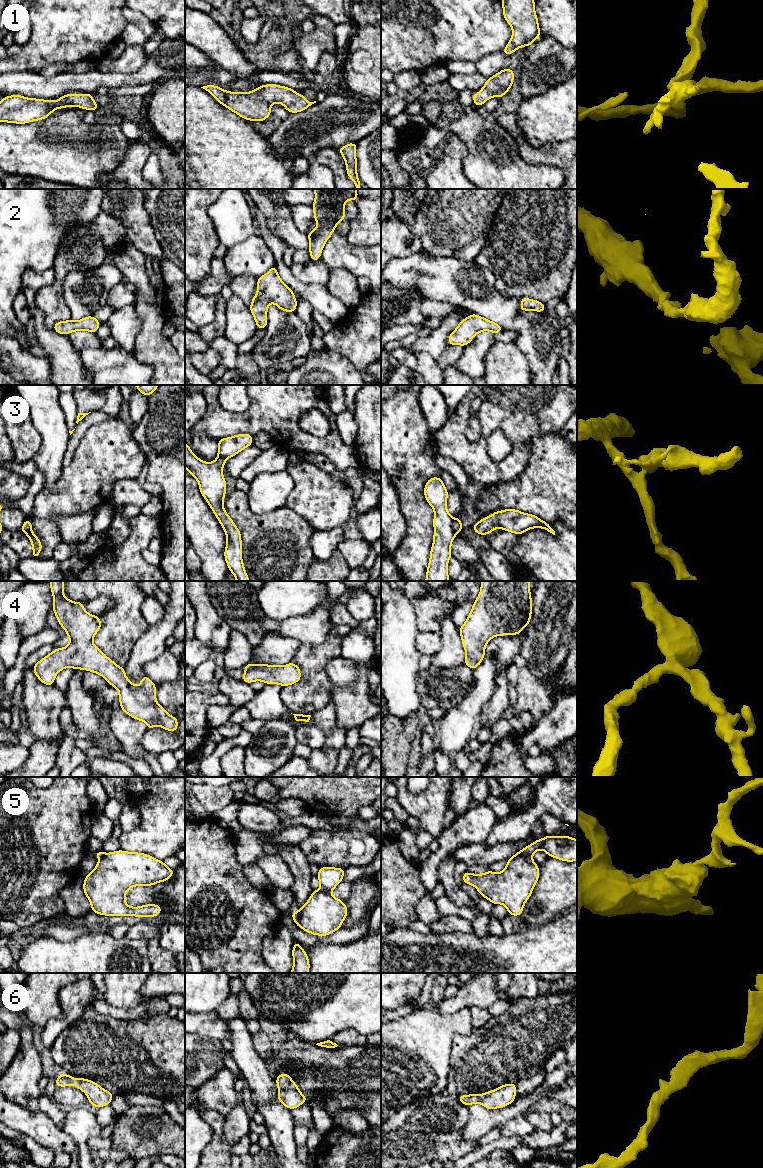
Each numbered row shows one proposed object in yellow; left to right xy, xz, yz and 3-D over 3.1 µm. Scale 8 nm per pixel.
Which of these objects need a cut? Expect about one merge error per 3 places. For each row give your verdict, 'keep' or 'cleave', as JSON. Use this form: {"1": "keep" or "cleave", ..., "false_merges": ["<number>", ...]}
{"1": "keep", "2": "keep", "3": "cleave", "4": "keep", "5": "cleave", "6": "keep", "false_merges": ["3", "5"]}

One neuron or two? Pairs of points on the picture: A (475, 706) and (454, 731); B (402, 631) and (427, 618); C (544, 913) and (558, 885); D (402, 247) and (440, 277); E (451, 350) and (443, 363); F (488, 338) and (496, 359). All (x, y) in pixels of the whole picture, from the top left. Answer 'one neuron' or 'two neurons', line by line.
A: one neuron
B: two neurons
C: one neuron
D: two neurons
E: one neuron
F: two neurons

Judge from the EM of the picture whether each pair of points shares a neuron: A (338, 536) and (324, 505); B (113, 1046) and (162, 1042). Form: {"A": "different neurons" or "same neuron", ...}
{"A": "different neurons", "B": "same neuron"}

